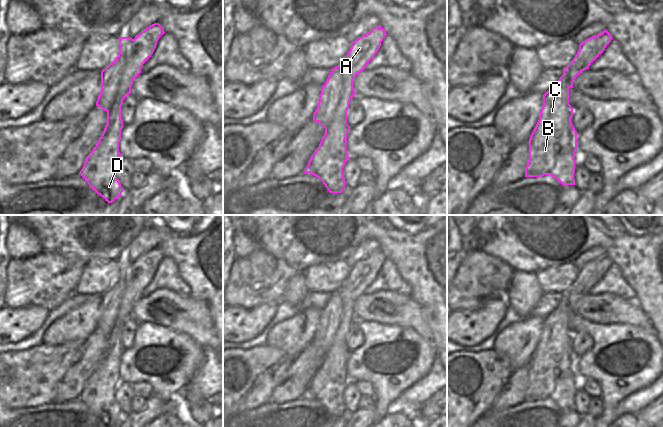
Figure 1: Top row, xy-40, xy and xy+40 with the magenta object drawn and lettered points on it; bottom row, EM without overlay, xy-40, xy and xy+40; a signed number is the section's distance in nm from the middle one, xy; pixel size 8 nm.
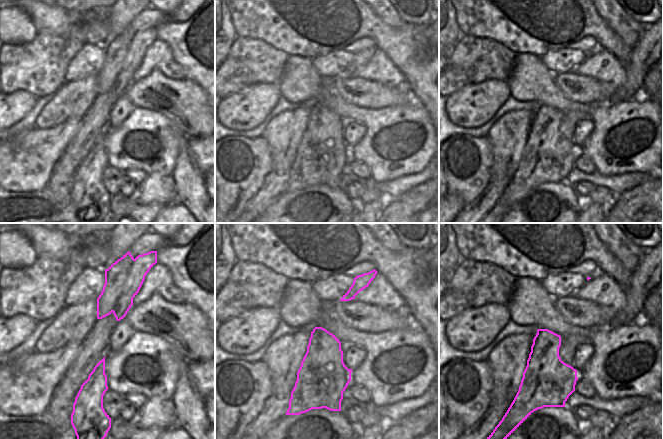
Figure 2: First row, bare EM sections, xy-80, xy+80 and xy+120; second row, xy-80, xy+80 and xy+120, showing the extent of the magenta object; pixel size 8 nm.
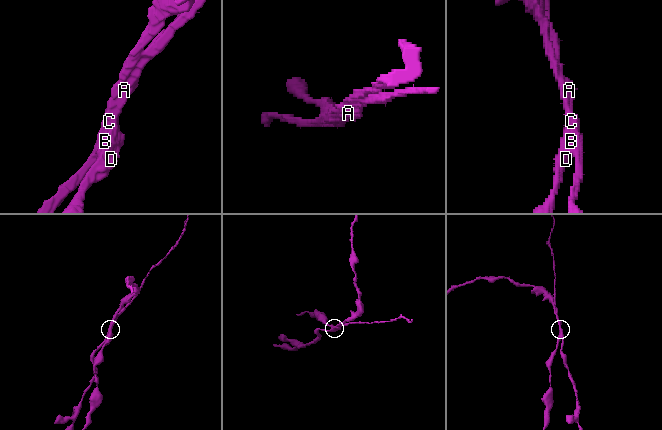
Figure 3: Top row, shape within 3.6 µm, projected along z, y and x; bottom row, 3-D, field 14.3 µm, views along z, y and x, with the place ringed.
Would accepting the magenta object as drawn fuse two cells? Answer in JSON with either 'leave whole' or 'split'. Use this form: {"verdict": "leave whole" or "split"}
{"verdict": "split"}

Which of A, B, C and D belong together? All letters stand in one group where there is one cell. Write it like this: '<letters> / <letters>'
A D / B C

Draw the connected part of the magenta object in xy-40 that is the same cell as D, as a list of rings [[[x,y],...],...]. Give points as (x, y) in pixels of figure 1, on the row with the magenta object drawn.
[[[154,23],[132,40],[127,50],[127,60],[123,68],[117,98],[113,108],[107,111],[107,124],[102,133],[103,140],[89,153],[80,171],[91,189],[108,203],[115,201],[123,192],[115,176],[115,166],[121,158],[119,152],[123,128],[121,106],[123,100],[131,93],[133,80],[141,73],[143,64],[151,57],[159,38],[164,33],[161,25]]]

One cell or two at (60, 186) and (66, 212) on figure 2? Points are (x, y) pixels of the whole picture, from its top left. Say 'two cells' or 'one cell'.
two cells

